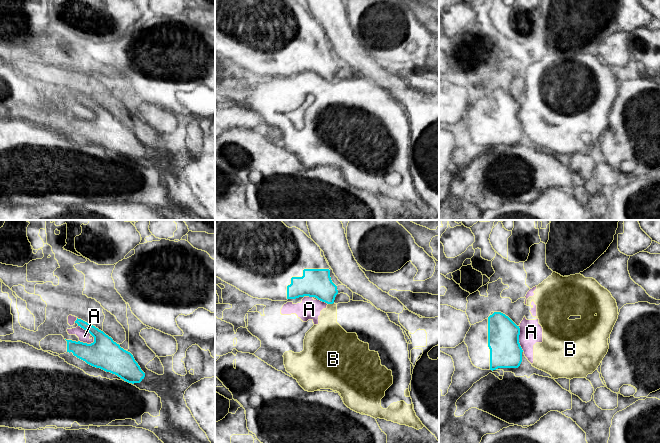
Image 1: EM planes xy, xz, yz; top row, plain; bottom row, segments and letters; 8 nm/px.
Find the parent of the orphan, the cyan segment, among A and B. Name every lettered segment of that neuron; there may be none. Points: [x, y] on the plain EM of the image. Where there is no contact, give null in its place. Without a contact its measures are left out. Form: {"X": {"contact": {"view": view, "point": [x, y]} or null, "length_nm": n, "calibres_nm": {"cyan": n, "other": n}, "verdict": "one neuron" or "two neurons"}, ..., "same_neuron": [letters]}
{"A": {"contact": {"view": "yz", "point": [518, 115]}, "length_nm": 220, "calibres_nm": {"cyan": 260, "other": 190}, "verdict": "two neurons"}, "B": {"contact": {"view": "xz", "point": [330, 79]}, "length_nm": 50, "calibres_nm": {"cyan": 220, "other": 240}, "verdict": "two neurons"}, "same_neuron": []}

